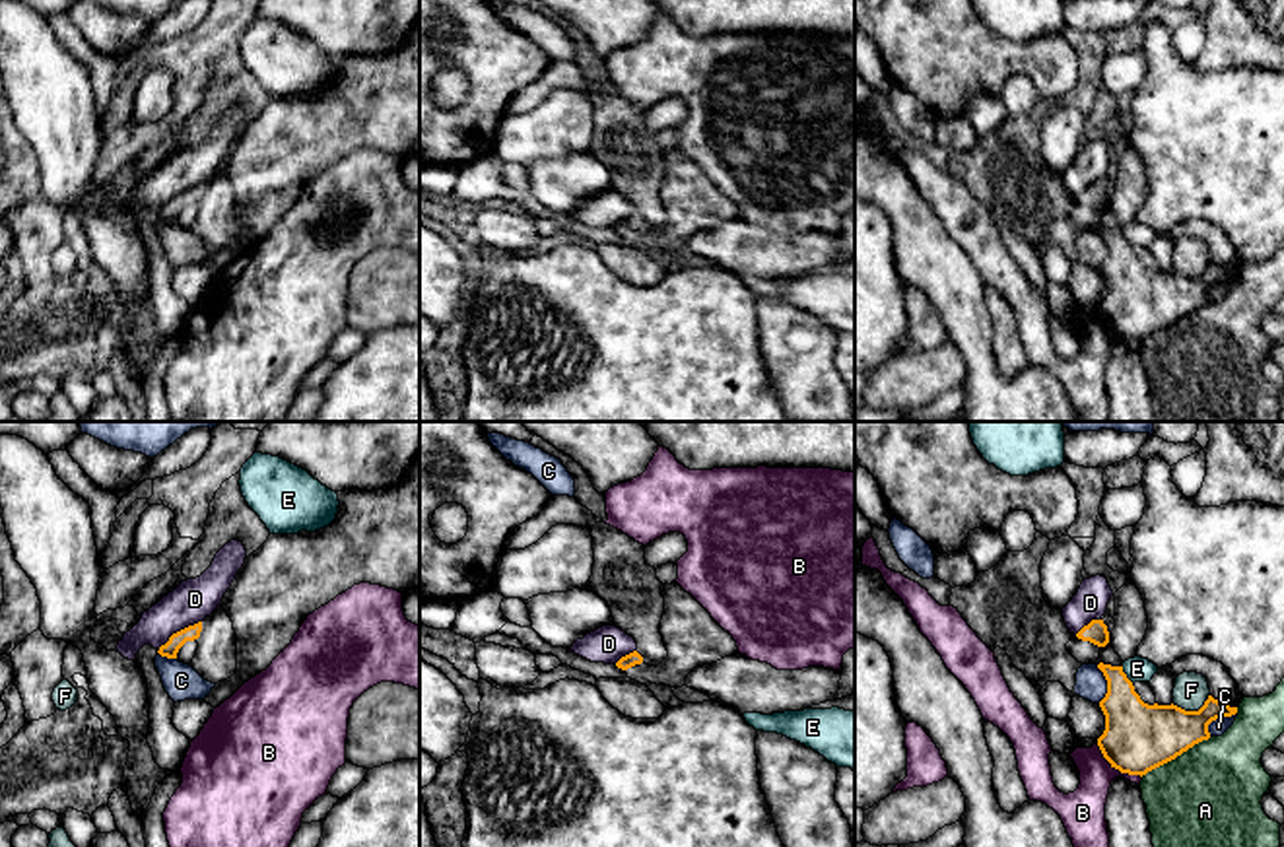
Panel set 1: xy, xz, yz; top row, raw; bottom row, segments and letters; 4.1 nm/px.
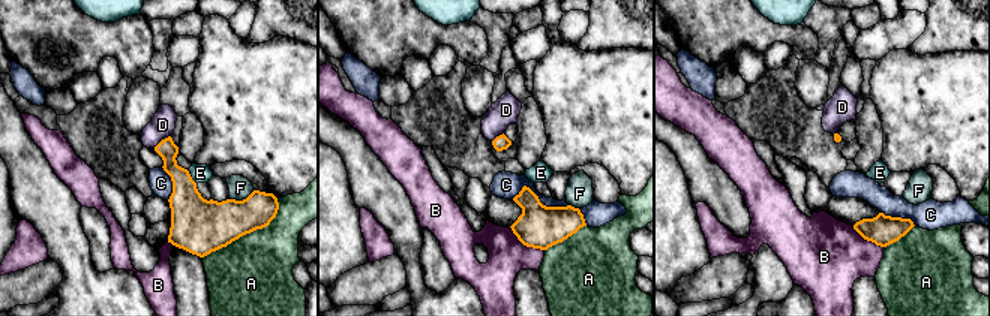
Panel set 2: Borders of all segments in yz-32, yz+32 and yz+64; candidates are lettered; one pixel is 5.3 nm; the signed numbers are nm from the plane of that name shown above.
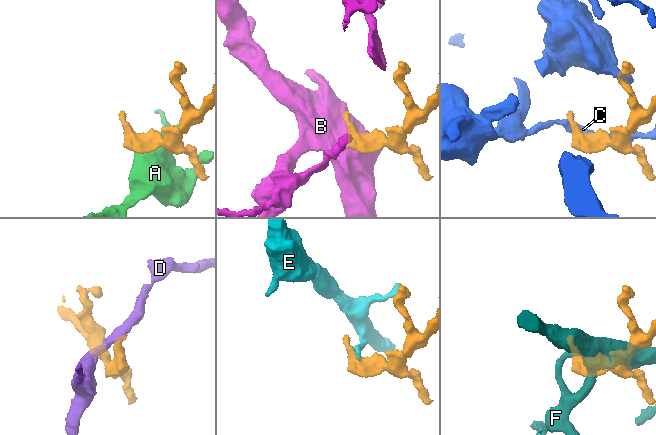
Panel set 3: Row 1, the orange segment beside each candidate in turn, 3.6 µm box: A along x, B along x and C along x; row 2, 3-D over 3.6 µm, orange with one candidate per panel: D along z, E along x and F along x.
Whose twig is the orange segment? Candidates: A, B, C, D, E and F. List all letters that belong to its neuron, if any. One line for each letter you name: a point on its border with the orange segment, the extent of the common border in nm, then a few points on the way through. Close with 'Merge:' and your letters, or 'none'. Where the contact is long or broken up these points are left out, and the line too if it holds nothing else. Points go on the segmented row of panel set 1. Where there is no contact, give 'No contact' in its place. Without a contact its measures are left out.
Merge: none

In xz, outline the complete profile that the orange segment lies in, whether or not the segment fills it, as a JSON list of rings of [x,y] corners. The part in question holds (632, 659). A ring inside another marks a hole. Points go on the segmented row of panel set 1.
[[[678,583],[664,585],[662,596],[660,635],[668,657],[659,666],[645,664],[637,651],[622,657],[616,666],[627,678],[639,684],[682,688],[693,668],[738,653],[732,635]]]

